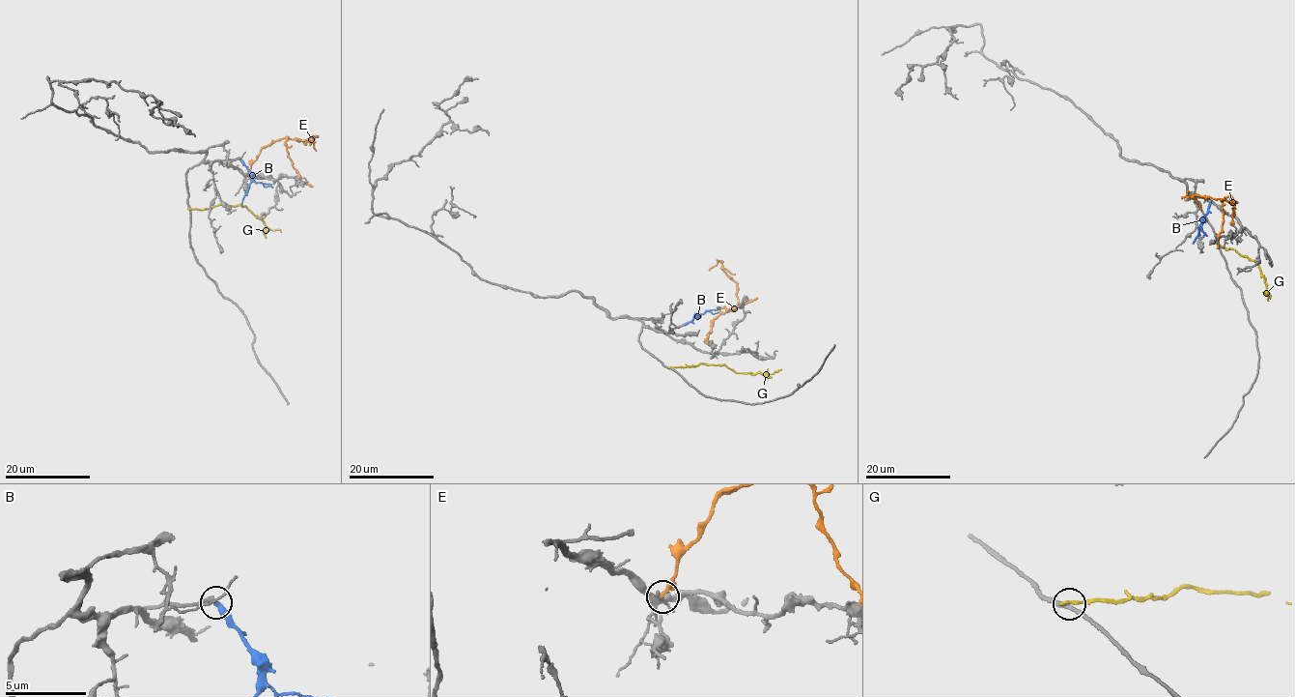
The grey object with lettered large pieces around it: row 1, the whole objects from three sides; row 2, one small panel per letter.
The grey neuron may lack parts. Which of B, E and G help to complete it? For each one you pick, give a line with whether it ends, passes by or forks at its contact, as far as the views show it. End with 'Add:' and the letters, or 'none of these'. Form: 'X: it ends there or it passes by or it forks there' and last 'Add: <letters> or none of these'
B: it ends there
Add: B

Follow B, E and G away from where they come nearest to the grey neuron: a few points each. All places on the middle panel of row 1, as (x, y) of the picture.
B: (683, 325), (697, 318)
E: (707, 342), (714, 319), (731, 310), (737, 304), (736, 282), (722, 270), (722, 263), (718, 261), (709, 270)
G: (670, 367), (705, 363), (725, 364), (737, 372), (767, 374), (781, 370)

